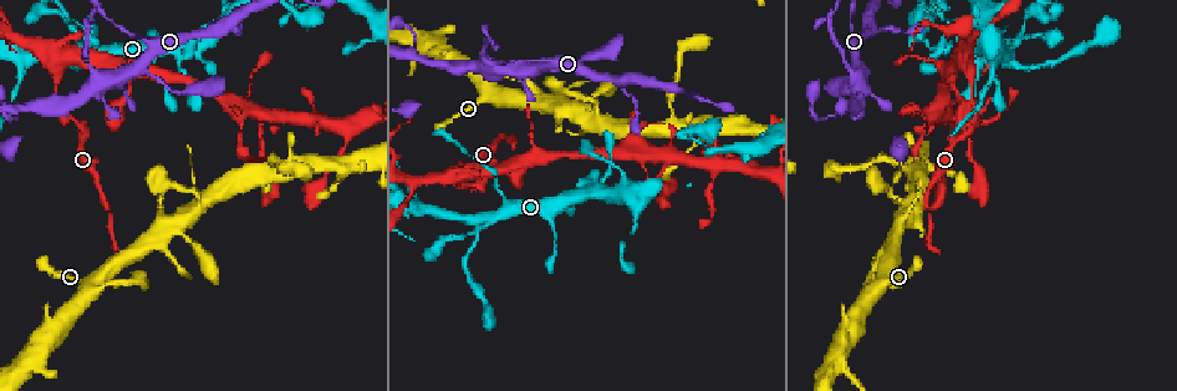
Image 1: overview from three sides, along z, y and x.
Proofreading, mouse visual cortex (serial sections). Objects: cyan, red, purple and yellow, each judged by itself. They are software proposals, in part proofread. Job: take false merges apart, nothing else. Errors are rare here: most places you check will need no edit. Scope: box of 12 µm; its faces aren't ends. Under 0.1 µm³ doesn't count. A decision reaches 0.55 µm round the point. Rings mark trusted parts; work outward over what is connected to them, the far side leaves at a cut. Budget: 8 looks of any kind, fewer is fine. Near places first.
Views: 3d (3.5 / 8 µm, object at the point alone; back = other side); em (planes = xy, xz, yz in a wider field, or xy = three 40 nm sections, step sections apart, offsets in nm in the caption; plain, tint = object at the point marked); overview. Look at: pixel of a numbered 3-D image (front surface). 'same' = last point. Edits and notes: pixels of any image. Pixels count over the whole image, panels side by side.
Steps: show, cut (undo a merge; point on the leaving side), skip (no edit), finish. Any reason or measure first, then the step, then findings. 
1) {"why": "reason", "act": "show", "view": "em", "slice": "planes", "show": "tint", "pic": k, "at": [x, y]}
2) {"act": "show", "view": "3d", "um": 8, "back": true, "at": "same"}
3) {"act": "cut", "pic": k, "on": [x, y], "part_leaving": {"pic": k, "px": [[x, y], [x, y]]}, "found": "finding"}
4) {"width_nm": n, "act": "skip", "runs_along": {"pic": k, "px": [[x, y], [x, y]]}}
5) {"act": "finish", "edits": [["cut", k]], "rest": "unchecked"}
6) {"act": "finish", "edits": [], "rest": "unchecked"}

{"why": "sharp bend", "act": "show", "view": "3d", "um": 8, "pic": 1, "at": [480, 186]}

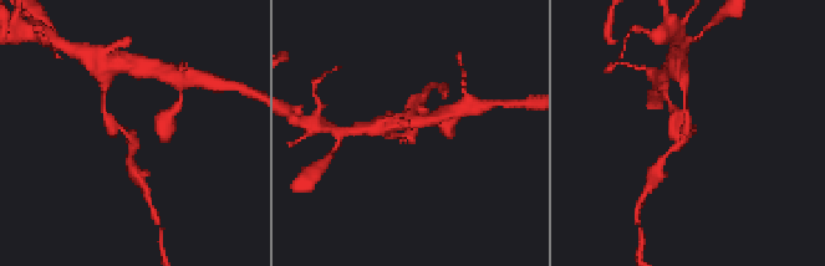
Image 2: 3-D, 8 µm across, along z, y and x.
{"act": "show", "view": "3d", "um": 3.5, "pic": 2, "at": [129, 135]}

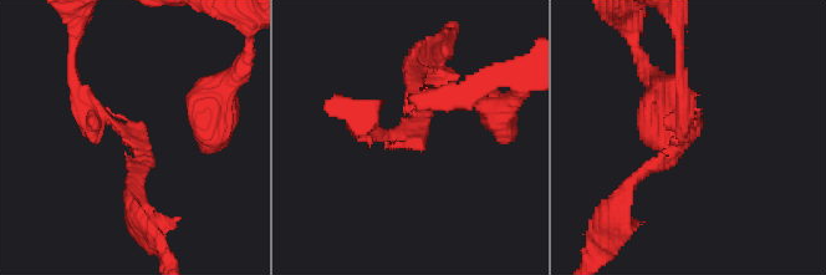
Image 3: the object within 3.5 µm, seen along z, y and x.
{"arm_widths_nm": [150, 200], "why": "now the EM", "act": "show", "view": "em", "slice": "xy", "step": 1, "show": "tint", "pic": 3, "at": [687, 139]}

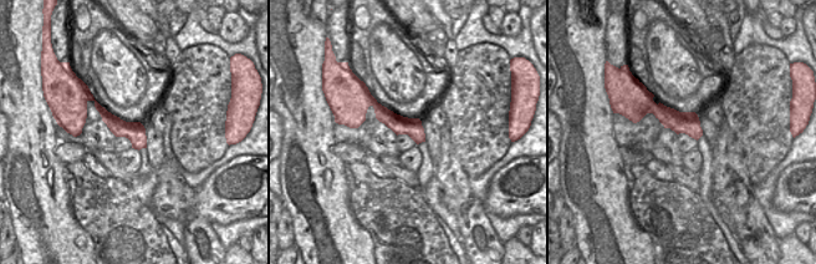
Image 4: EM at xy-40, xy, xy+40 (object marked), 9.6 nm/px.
{"act": "skip", "runs_along": {"pic": 4, "px": [[76, 123], [92, 100], [143, 145]]}, "found": "continuous, no second cell"}

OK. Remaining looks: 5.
{"why": "sharp bend", "act": "show", "view": "3d", "um": 3.5, "pic": 1, "at": [980, 61]}

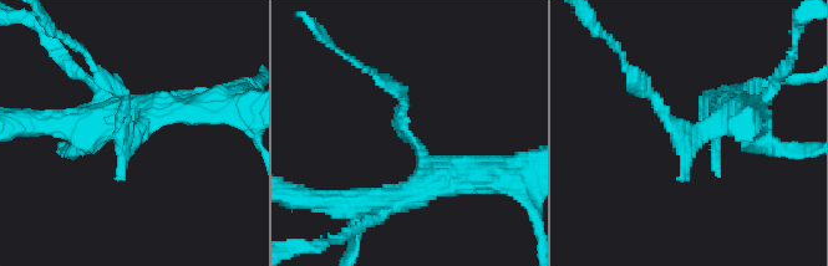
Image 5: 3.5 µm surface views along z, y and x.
{"act": "show", "view": "em", "slice": "xy", "step": 2, "show": "tint", "pic": 5, "at": [401, 130]}

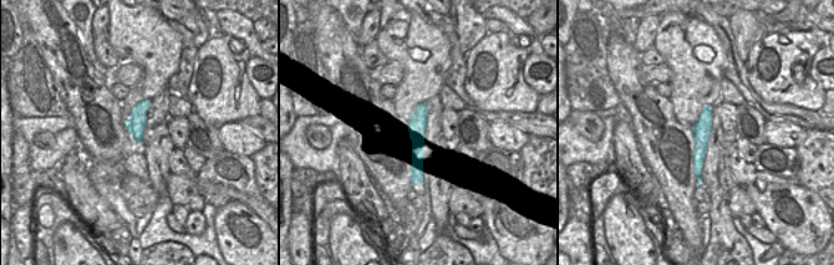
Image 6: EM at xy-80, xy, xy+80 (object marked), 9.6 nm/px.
{"act": "show", "view": "em", "slice": "planes", "show": "tint", "at": "same"}

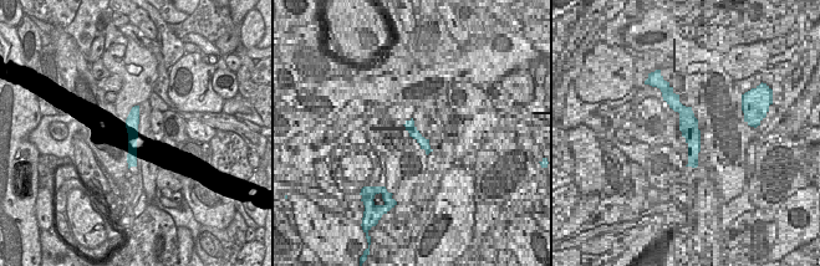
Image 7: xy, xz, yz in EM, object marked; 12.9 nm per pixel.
{"act": "skip", "found": "all the same cell"}

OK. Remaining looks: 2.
{"why": "three arms meet", "act": "show", "view": "3d", "um": 3.5, "pic": 1, "at": [92, 75]}

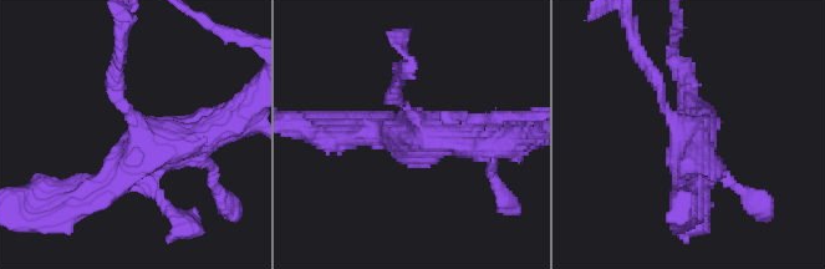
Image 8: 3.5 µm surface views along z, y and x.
{"why": "now the EM", "act": "show", "view": "em", "slice": "xy", "step": 1, "show": "tint", "pic": 8, "at": [680, 137]}

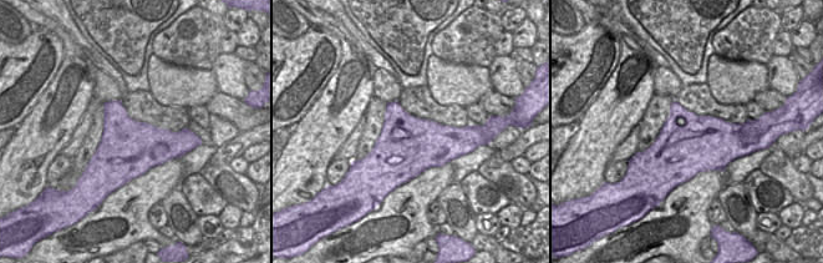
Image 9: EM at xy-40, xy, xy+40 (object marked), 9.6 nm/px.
{"width_nm": 600, "act": "skip", "runs_along": {"pic": 8, "px": [[217, 127], [133, 158], [71, 204]]}, "found": "continuous, no second cell"}

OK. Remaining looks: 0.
{"act": "finish", "edits": [], "rest": "unchecked"}

